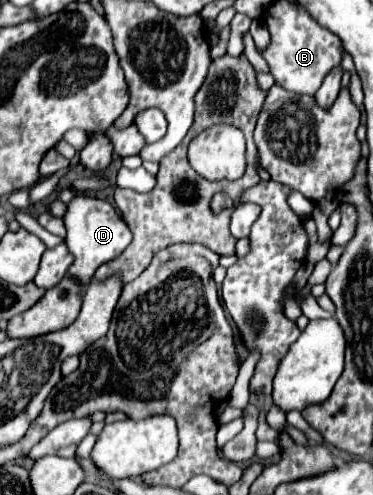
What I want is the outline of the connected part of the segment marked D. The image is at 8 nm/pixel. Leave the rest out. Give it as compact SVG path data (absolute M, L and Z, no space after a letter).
M75 194L71 198L71 202L67 202L67 212L63 216L63 222L67 228L67 238L65 238L67 248L75 256L75 262L69 268L69 274L79 278L83 284L85 284L85 280L89 282L93 278L95 270L101 264L123 254L123 250L131 242L131 232L129 232L127 224L121 220L121 216L117 214L117 210L109 202L99 200L99 198Z

